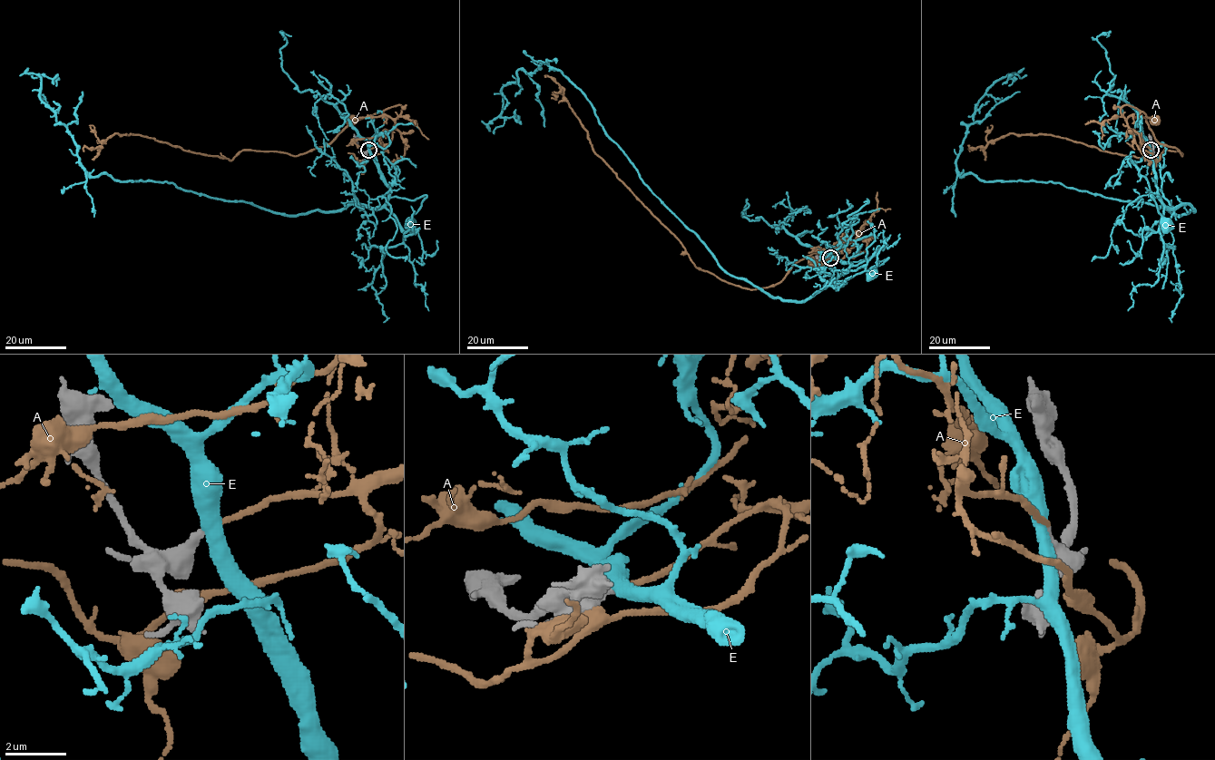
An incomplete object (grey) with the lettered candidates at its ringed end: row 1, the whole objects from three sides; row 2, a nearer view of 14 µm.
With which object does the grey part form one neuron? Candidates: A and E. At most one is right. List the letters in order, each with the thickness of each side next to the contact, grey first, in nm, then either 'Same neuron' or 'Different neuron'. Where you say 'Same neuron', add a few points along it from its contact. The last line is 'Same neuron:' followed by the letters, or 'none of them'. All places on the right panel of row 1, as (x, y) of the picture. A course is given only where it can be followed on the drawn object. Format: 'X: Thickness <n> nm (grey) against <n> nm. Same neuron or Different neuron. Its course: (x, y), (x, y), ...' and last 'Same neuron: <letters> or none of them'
A: Thickness 280 nm (grey) against 150 nm. Same neuron. Its course: (1151, 149), (1142, 145), (1139, 135), (1129, 128), (1121, 108), (1130, 105), (1153, 121)
E: Thickness 320 nm (grey) against 460 nm. Different neuron
Same neuron: A

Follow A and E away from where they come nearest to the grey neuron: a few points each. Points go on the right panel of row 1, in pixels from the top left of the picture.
A: (1151, 149), (1142, 145), (1139, 135), (1129, 128), (1121, 108), (1130, 105), (1153, 121)
E: (1150, 150), (1159, 197), (1149, 199), (1154, 198), (1164, 225)

